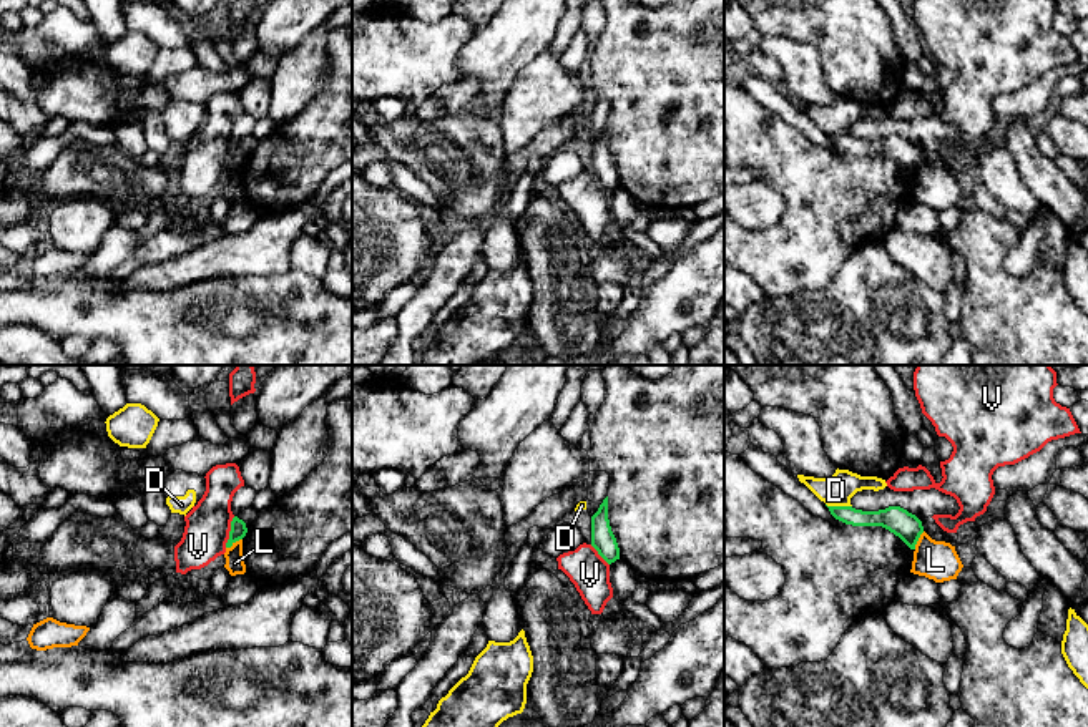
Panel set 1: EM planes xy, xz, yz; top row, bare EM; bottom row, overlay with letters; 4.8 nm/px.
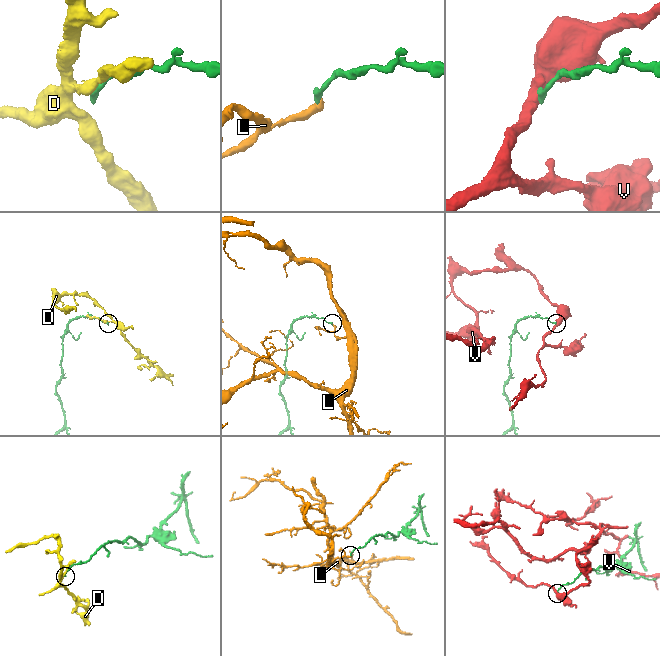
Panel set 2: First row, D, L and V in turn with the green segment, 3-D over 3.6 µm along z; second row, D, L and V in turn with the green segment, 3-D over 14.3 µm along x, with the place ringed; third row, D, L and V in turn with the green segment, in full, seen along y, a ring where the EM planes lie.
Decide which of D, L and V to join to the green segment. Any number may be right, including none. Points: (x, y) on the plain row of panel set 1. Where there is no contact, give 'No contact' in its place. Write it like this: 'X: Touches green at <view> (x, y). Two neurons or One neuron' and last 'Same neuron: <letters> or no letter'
D: Touches green at yz (839, 135). Two neurons
L: Touches green at xy (233, 170). Two neurons
V: Touches green at xy (230, 160). Two neurons
Same neuron: no letter

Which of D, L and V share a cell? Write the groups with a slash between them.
D / L / V

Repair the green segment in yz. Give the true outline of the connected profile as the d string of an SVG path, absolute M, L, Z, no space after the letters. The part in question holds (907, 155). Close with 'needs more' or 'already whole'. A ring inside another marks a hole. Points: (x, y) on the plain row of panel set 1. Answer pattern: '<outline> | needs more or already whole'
M827 134L831 143L852 154L882 154L899 164L910 178L924 161L922 149L900 134L889 134L879 139L862 139L852 134Z | already whole

